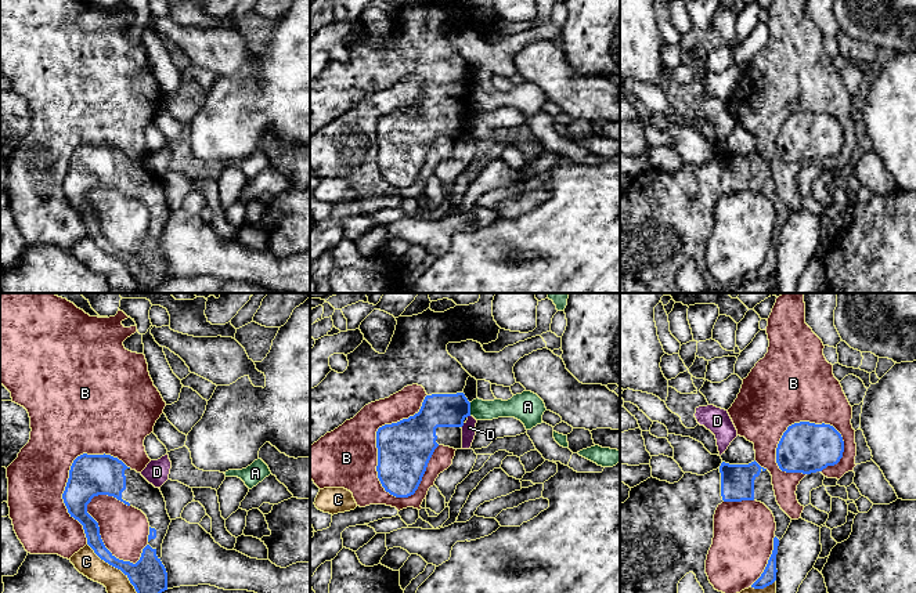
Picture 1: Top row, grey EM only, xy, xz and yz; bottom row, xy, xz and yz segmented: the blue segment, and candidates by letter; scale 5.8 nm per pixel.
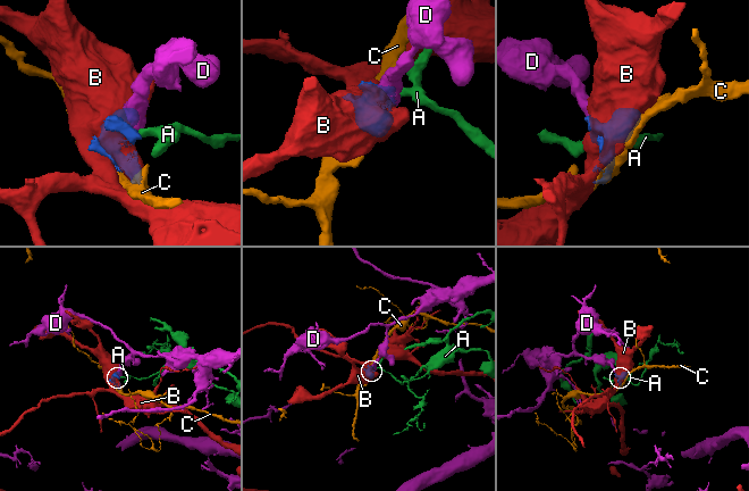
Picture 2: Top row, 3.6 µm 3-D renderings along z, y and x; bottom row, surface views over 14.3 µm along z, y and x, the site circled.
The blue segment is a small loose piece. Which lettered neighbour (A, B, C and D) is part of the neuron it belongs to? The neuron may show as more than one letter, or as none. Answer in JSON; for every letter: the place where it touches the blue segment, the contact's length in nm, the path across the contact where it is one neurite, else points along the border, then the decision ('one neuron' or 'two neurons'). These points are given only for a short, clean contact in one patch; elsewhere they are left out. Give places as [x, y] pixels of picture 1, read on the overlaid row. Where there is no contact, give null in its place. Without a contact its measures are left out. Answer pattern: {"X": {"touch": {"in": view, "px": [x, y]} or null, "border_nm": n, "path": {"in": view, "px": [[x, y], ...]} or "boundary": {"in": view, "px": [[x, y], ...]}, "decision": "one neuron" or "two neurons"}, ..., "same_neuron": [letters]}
{"A": {"touch": {"in": "xz", "px": [469, 409]}, "border_nm": 80, "boundary": {"in": "xz", "px": [[469, 402], [471, 415]]}, "decision": "two neurons"}, "B": {"touch": {"in": "xz", "px": [377, 437]}, "border_nm": 650, "decision": "two neurons"}, "C": {"touch": {"in": "xy", "px": [114, 566]}, "border_nm": 400, "decision": "two neurons"}, "D": {"touch": {"in": "xz", "px": [462, 425]}, "border_nm": 40, "boundary": {"in": "xz", "px": [[464, 423], [461, 427]]}, "decision": "two neurons"}, "same_neuron": []}

